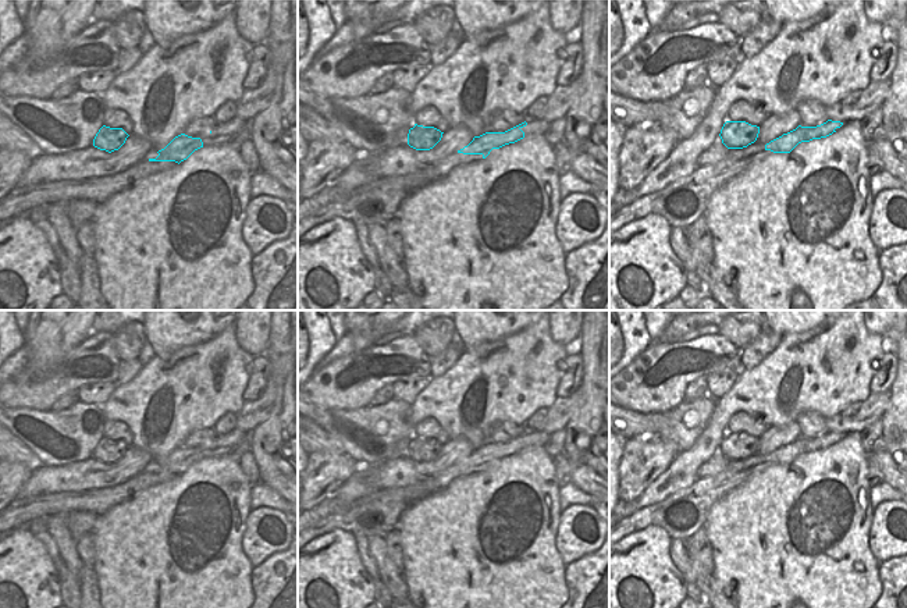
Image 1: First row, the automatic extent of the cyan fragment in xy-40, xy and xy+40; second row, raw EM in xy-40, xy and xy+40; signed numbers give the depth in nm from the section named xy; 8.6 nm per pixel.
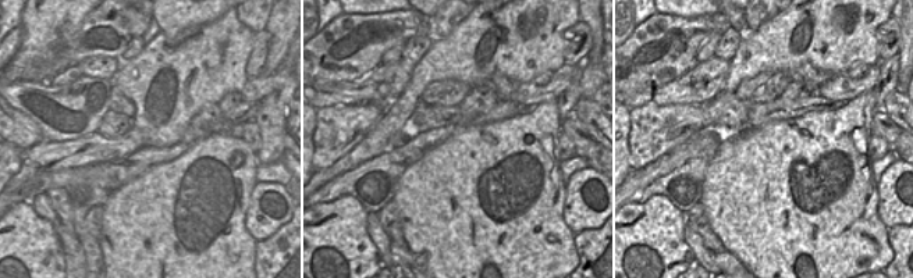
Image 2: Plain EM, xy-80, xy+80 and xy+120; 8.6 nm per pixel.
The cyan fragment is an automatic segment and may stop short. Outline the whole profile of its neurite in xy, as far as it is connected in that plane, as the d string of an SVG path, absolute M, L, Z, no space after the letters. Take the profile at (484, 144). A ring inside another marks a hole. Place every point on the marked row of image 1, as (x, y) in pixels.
M522 122L505 132L485 132L480 136L474 136L473 141L458 150L458 153L463 154L481 154L485 159L492 149L499 149L505 145L515 143L524 138L524 132L522 131L527 122Z

